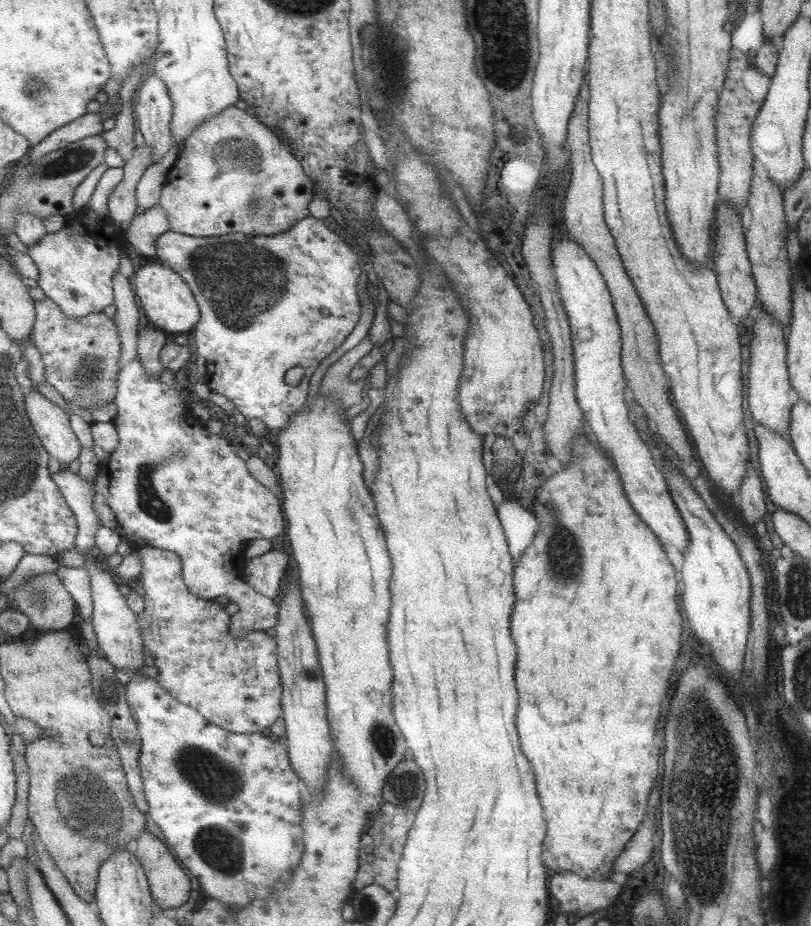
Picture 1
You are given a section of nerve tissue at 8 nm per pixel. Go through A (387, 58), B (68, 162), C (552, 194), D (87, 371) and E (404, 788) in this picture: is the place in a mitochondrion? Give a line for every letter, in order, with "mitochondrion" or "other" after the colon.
A: mitochondrion
B: mitochondrion
C: other
D: mitochondrion
E: mitochondrion

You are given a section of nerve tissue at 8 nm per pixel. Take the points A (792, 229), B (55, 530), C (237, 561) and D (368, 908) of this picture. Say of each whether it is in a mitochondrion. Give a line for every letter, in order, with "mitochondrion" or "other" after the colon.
A: other
B: other
C: other
D: mitochondrion

